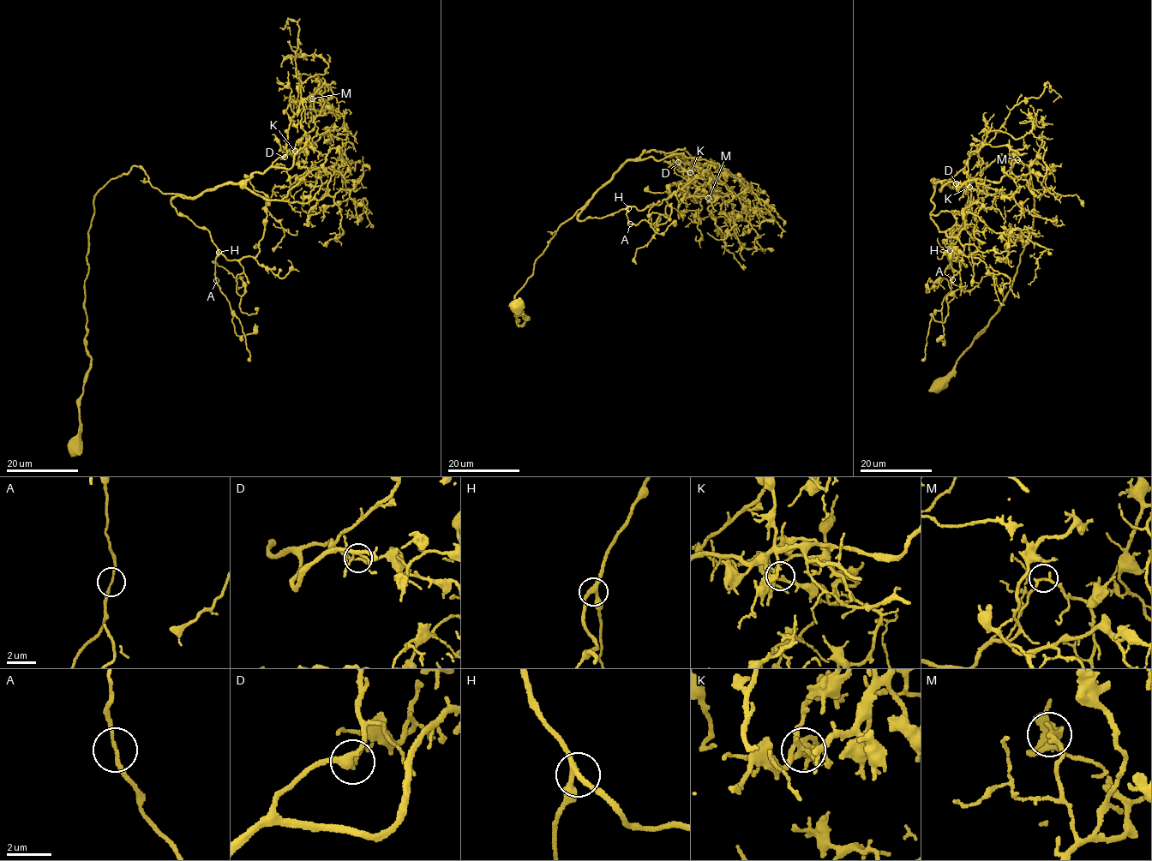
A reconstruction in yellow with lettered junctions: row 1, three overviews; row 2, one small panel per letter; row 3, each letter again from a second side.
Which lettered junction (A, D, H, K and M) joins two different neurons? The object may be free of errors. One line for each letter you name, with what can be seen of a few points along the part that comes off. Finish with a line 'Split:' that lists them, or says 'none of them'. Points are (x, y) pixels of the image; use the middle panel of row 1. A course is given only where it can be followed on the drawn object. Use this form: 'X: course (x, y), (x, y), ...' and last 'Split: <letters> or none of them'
Split: none of them

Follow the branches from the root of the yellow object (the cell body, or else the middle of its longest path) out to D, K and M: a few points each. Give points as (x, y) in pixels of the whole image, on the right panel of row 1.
D: (940, 385), (1003, 303), (1034, 216), (1031, 173), (1009, 153), (956, 187), (932, 181), (956, 183)
K: (940, 385), (1003, 303), (1032, 230), (1031, 173), (1010, 154), (997, 157), (956, 187), (932, 181), (969, 187)
M: (940, 385), (1010, 286), (1034, 198), (1009, 153), (956, 187), (932, 180), (940, 190), (998, 182), (1017, 159)

